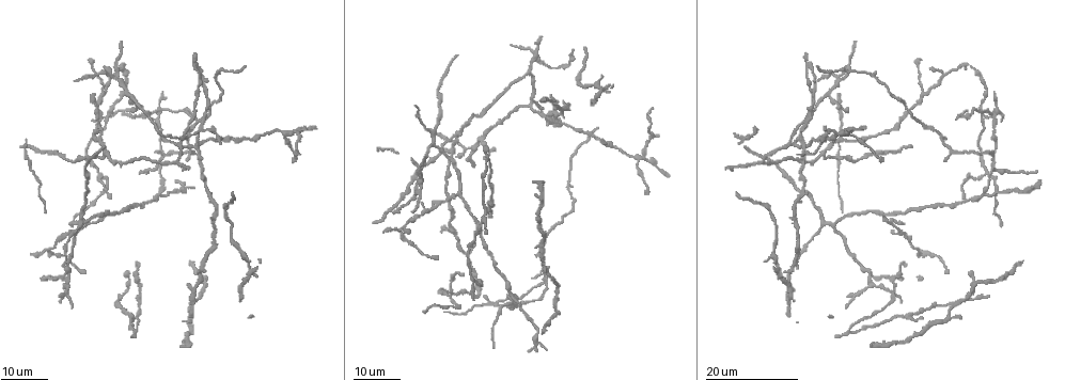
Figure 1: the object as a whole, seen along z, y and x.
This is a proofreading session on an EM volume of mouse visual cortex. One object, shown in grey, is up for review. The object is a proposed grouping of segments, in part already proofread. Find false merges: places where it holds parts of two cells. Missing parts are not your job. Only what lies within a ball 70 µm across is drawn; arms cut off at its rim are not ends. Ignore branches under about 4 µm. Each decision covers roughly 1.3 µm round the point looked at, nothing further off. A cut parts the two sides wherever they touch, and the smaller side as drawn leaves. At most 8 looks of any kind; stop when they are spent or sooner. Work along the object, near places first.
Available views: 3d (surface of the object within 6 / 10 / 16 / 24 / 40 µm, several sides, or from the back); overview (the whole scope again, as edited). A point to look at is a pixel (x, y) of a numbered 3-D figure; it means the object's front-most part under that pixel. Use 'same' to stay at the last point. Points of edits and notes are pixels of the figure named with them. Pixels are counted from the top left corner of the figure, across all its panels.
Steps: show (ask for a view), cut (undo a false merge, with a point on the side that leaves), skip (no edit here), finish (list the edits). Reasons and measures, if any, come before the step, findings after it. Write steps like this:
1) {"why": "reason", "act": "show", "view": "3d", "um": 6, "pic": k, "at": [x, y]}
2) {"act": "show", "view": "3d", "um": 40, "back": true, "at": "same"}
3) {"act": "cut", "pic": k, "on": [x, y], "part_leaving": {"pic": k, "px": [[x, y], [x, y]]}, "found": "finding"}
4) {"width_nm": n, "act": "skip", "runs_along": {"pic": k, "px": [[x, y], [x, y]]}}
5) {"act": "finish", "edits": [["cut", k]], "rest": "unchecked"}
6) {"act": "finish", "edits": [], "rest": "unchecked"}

{"why": "branch point", "act": "show", "view": "3d", "um": 16, "pic": 1, "at": [432, 131]}

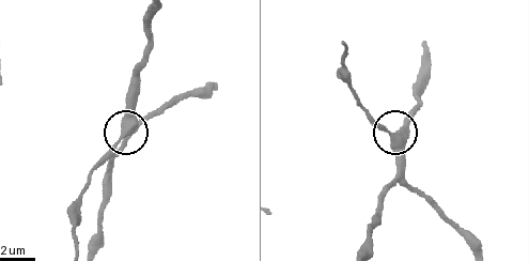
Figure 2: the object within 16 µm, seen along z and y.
{"act": "show", "view": "3d", "um": 6, "pic": 2, "at": [130, 122]}

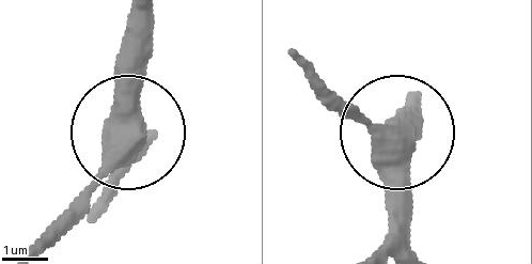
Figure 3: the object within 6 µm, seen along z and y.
{"act": "skip", "runs_along": {"pic": 3, "px": [[404, 244], [400, 133], [365, 125], [312, 76]]}, "found": "one cell here"}

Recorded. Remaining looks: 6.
{"why": "branch point", "act": "show", "view": "3d", "um": 24, "pic": 1, "at": [870, 273]}

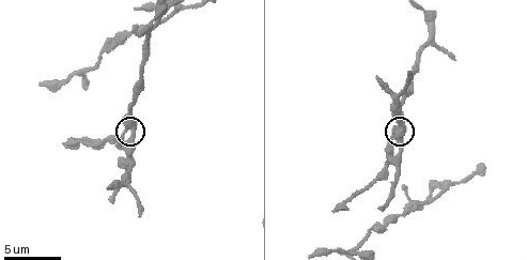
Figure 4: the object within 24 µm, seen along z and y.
{"act": "show", "view": "3d", "um": 10, "pic": 4, "at": [131, 133]}

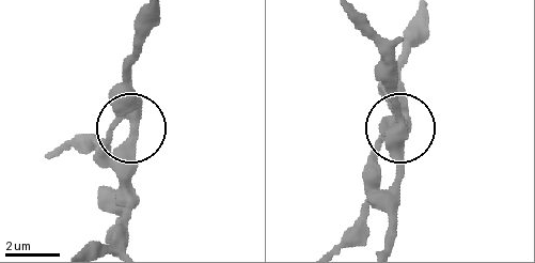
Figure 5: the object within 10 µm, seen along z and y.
{"act": "show", "view": "3d", "um": 10, "back": true, "pic": 5, "at": [134, 127]}

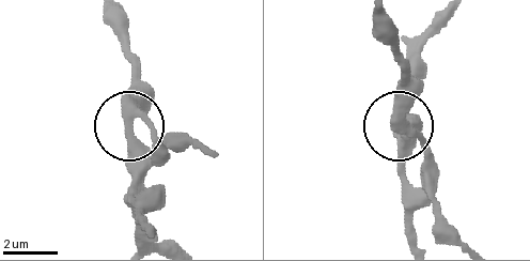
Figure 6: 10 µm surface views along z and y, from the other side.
{"width_nm": 330, "act": "skip", "found": "all the same cell"}

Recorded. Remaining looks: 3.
{"why": "side arm on a straight run", "act": "show", "view": "3d", "um": 16, "pic": 4, "at": [446, 188]}

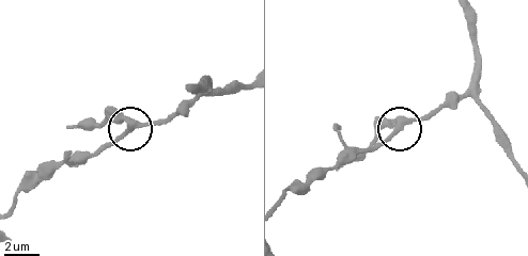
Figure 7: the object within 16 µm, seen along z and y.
{"side_arm_um": 5, "arms": 3, "act": "skip", "found": "one cell here"}

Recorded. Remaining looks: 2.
{"why": "three arms meet", "act": "show", "view": "3d", "um": 16, "pic": 1, "at": [986, 174]}

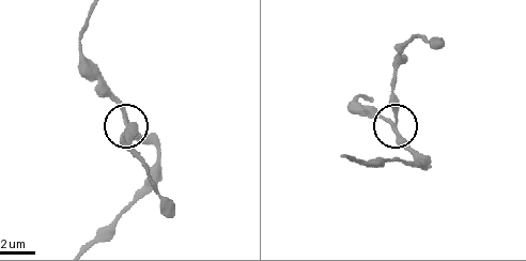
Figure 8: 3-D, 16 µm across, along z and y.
{"why": "zoom in", "act": "show", "view": "3d", "um": 6, "pic": 8, "at": [124, 120]}

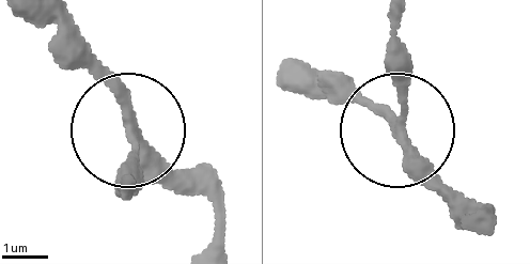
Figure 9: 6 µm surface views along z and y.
{"arms": 3, "act": "skip", "found": "all the same cell"}

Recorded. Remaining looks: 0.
{"act": "finish", "edits": [], "rest": "unchecked"}

